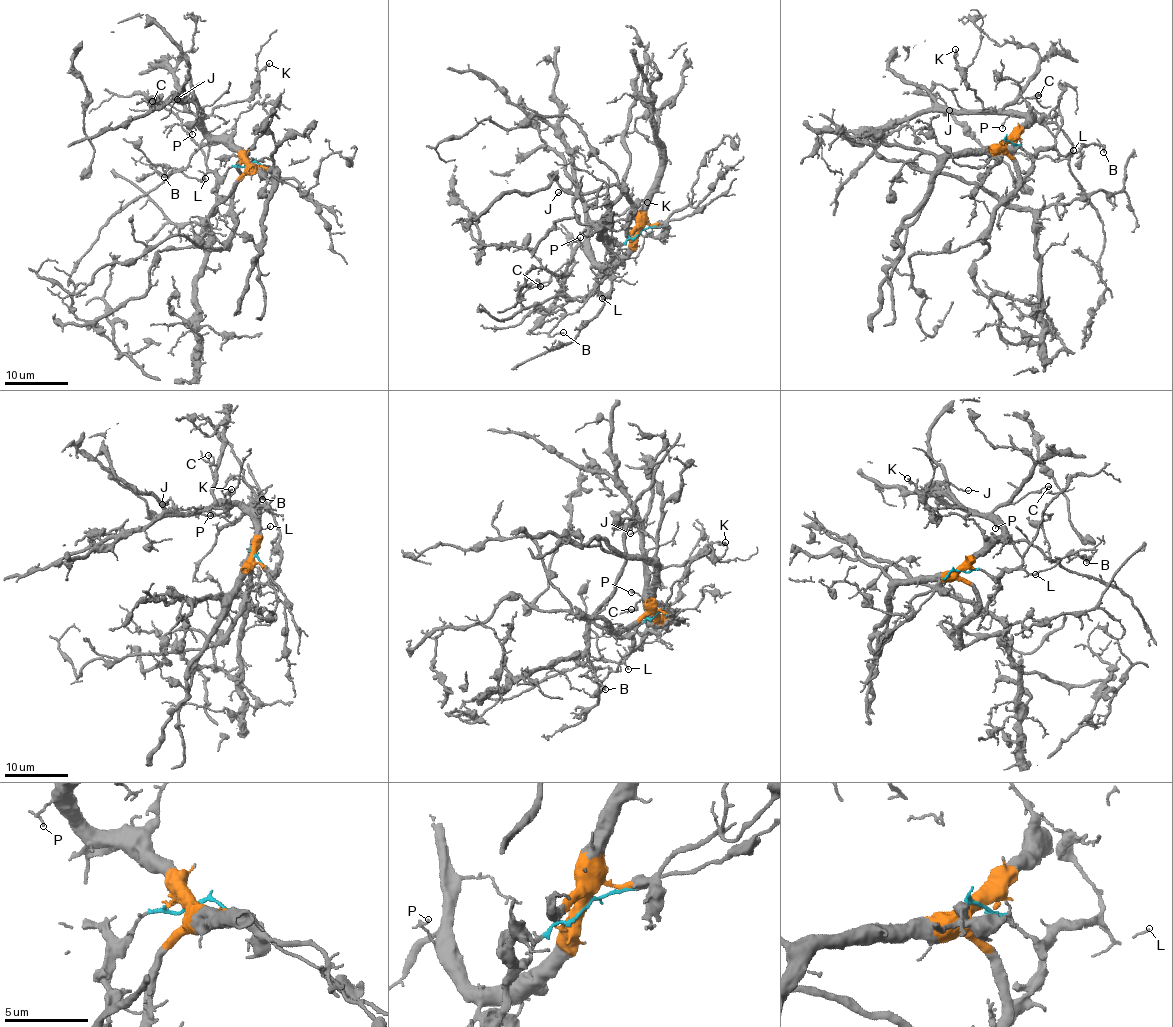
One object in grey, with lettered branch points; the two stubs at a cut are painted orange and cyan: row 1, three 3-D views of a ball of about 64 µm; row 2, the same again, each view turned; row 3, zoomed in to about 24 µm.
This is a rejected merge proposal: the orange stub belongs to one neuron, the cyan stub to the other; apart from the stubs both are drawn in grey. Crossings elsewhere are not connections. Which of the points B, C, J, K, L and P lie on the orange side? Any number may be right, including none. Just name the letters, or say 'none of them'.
C, J, K, P

